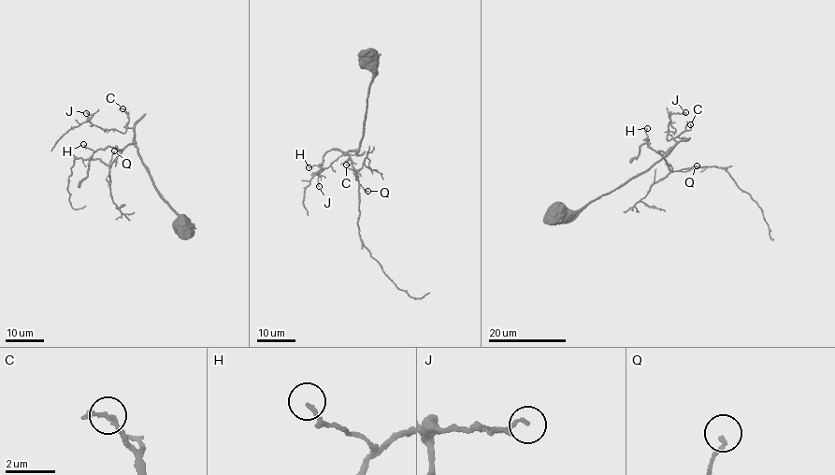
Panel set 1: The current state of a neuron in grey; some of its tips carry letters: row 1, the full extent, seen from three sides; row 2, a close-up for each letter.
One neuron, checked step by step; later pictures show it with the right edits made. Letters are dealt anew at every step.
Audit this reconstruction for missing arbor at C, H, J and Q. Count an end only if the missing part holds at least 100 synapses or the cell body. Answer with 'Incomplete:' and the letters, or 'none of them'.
Incomplete: none of them

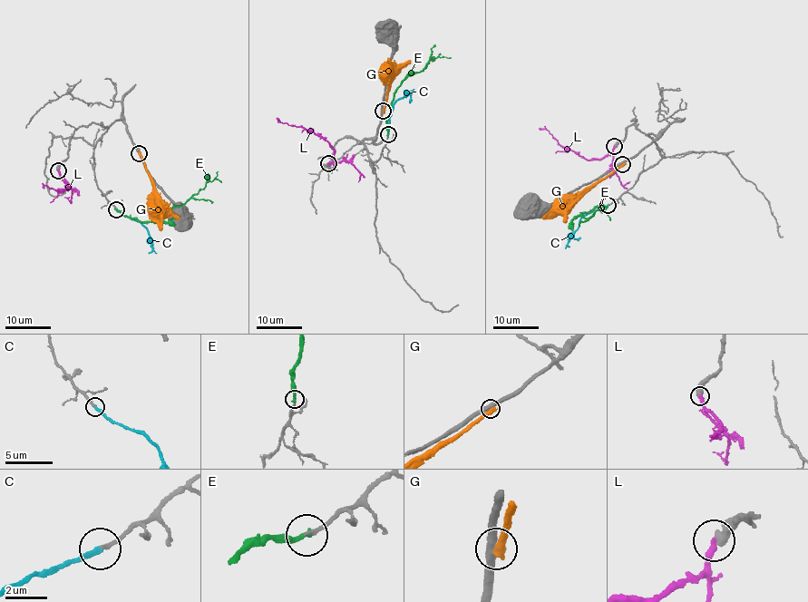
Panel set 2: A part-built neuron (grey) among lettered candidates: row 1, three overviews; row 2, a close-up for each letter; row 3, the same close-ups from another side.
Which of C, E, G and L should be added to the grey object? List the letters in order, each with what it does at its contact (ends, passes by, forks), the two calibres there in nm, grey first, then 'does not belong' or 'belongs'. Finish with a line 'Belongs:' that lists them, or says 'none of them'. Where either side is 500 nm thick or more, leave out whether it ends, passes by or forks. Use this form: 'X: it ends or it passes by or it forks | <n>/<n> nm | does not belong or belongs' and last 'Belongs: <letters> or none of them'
C: it ends | 180/240 nm | belongs
E: it ends | 190/240 nm | does not belong
G: it ends | 400/480 nm | does not belong
L: 500/320 nm | does not belong
Belongs: C

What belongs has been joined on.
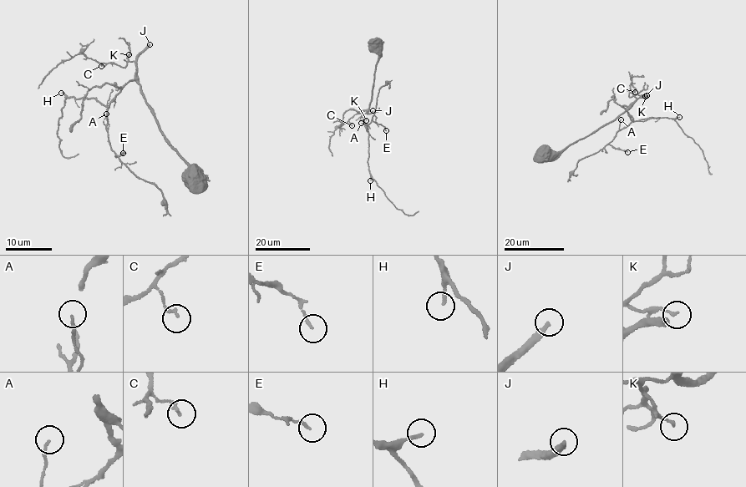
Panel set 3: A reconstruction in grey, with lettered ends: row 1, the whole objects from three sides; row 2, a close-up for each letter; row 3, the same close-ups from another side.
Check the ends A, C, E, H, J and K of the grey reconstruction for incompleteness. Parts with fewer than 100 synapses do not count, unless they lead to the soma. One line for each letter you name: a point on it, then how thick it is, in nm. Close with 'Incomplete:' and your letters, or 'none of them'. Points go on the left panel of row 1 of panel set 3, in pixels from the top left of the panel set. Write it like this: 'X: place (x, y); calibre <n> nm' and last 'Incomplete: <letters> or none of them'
J: place (149, 44); calibre 260 nm
Incomplete: J

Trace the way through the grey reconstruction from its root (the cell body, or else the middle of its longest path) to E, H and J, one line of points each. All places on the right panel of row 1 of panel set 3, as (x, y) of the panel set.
E: (544, 153), (542, 149), (561, 151), (585, 139), (626, 111), (625, 105), (631, 122), (608, 144), (627, 152)
H: (544, 153), (542, 150), (545, 149), (561, 151), (589, 135), (626, 111), (623, 105), (634, 121), (679, 117)
J: (544, 153), (542, 149), (561, 151), (585, 139), (613, 121), (630, 103), (647, 95)

